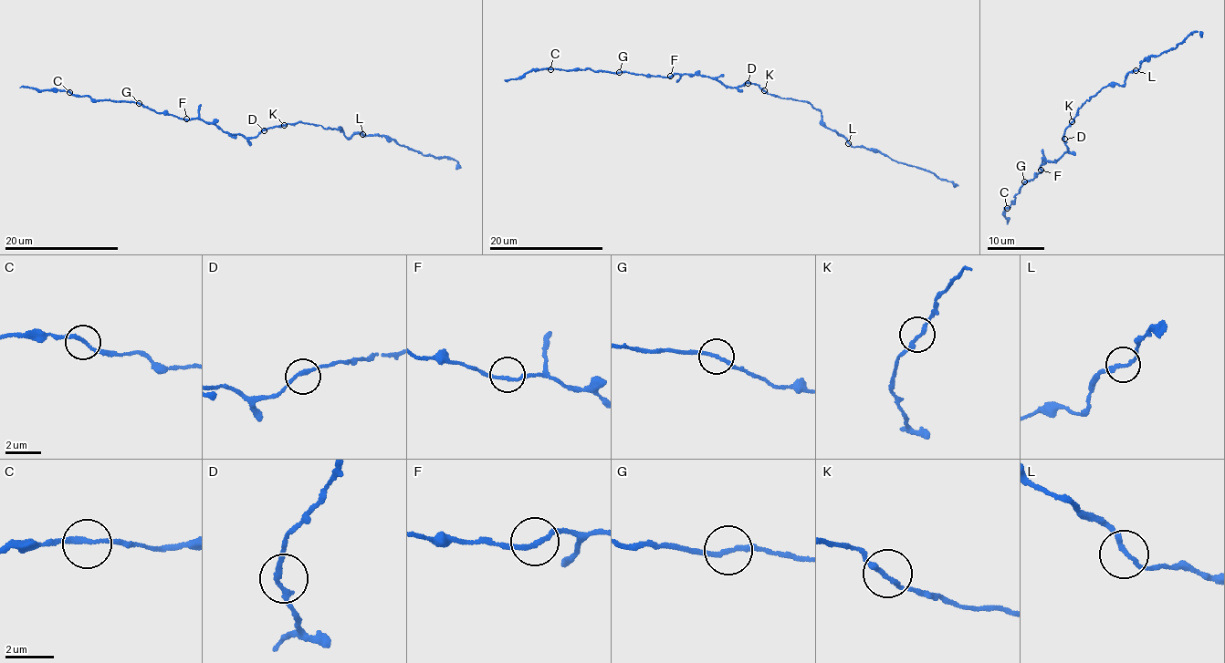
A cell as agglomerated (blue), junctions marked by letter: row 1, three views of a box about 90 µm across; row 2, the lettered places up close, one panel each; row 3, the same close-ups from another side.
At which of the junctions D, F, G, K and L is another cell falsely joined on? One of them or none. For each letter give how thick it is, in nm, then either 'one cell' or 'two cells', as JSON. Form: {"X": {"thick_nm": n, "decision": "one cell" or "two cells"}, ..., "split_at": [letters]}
{"D": {"thick_nm": 200, "decision": "one cell"}, "F": {"thick_nm": 180, "decision": "one cell"}, "G": {"thick_nm": 190, "decision": "one cell"}, "K": {"thick_nm": 190, "decision": "one cell"}, "L": {"thick_nm": 190, "decision": "one cell"}, "split_at": []}

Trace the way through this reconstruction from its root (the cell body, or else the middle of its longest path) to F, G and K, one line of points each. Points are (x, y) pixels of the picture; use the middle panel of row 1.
F: (747, 83), (733, 88), (698, 74), (670, 76)
G: (747, 83), (733, 88), (690, 73), (668, 77), (619, 72)
K: (747, 83), (759, 85), (764, 90)

